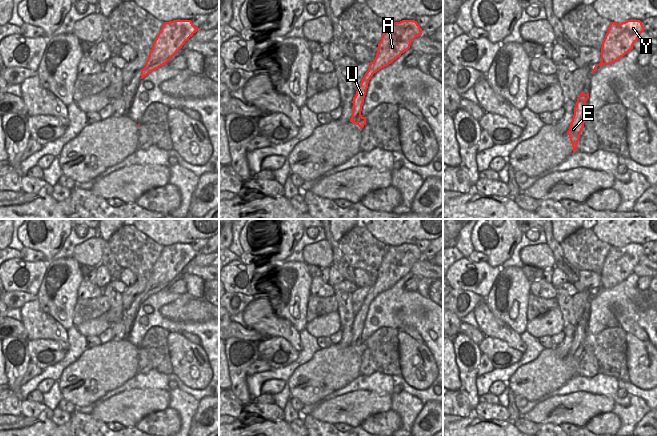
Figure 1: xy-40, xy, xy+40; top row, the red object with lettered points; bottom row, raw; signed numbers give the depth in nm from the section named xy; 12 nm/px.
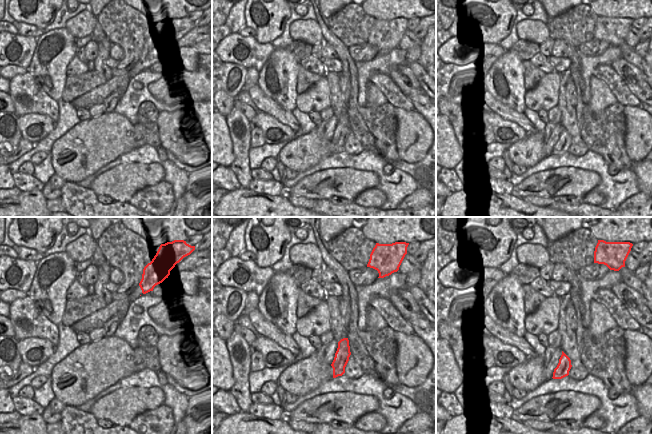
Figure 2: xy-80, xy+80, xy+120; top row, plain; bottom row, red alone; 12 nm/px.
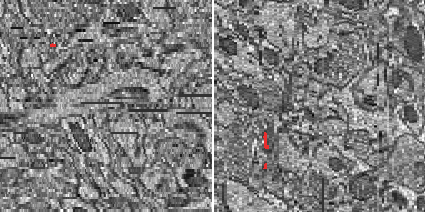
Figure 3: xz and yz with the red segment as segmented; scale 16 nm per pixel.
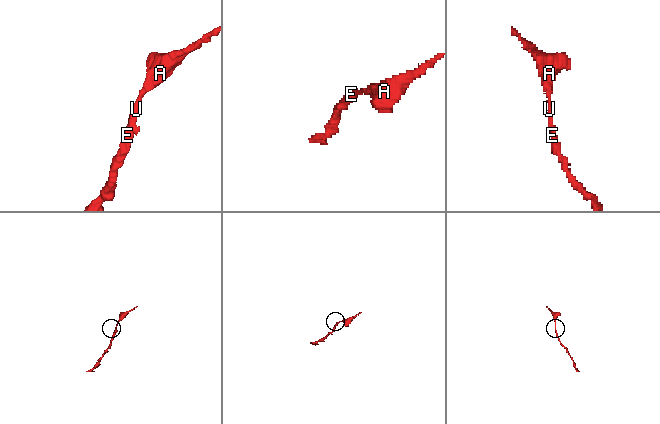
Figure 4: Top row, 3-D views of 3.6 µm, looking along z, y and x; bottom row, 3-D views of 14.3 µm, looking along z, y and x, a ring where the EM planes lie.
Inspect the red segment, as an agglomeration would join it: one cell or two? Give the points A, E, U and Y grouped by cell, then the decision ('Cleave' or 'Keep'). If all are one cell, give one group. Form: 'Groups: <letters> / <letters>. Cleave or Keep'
Groups: A E U Y. Keep

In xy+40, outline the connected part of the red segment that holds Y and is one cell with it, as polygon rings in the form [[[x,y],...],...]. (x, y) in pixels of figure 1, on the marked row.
[[[627,20],[620,24],[611,22],[602,42],[601,62],[595,65],[592,73],[598,66],[612,64],[631,51],[642,32],[644,26],[640,20]]]

